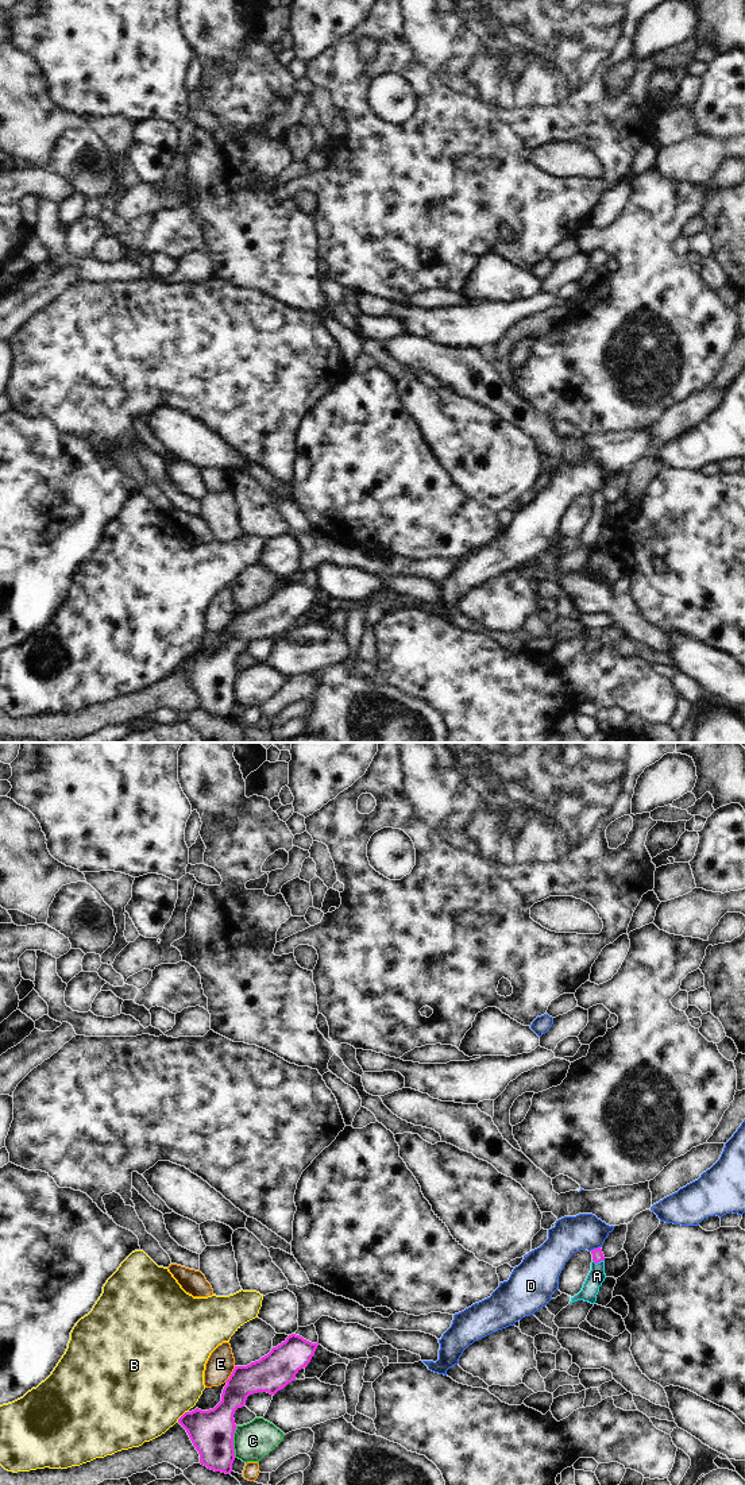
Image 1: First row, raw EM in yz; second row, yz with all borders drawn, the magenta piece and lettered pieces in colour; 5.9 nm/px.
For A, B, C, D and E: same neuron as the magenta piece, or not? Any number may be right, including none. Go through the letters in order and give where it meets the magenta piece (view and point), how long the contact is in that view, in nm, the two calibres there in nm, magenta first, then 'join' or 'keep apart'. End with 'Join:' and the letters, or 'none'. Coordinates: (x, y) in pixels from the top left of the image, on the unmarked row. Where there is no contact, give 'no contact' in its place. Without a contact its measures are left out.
A: contact yz (598, 505); length 70 nm; calibres 70 and 100 nm; join
B: contact yz (181, 660); length 90 nm; calibres 260 and 500 nm; keep apart
C: contact yz (232, 686); length 190 nm; calibres 260 and 220 nm; keep apart
D: contact yz (594, 493); length 70 nm; calibres 70 and 220 nm; keep apart
E: contact yz (231, 618); length 120 nm; calibres 220 and 160 nm; keep apart
Join: A

